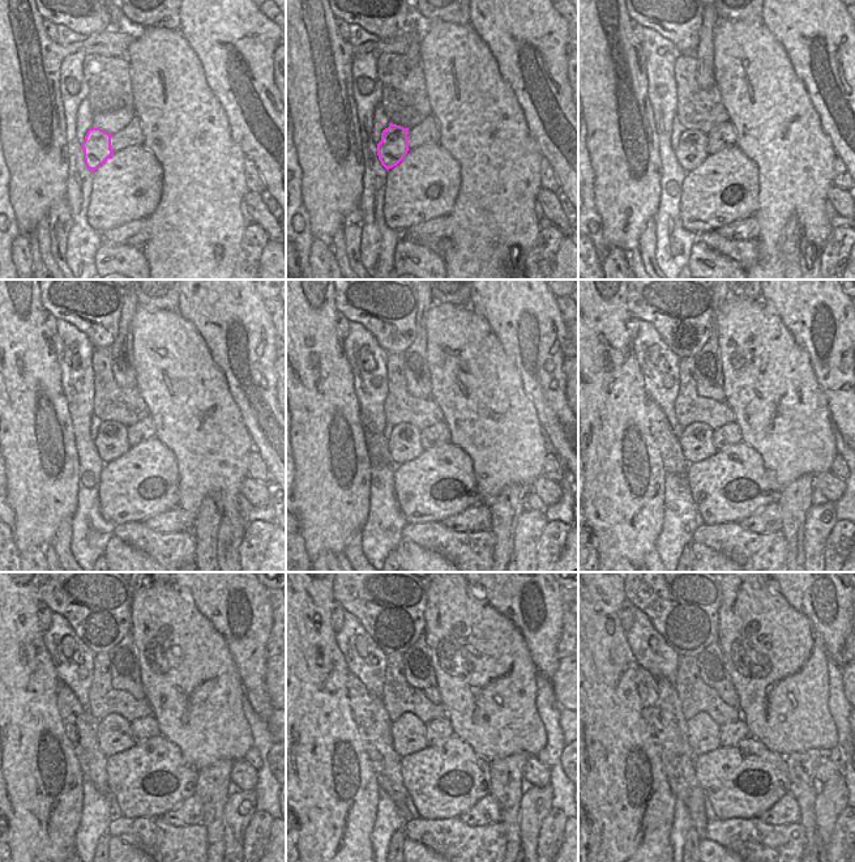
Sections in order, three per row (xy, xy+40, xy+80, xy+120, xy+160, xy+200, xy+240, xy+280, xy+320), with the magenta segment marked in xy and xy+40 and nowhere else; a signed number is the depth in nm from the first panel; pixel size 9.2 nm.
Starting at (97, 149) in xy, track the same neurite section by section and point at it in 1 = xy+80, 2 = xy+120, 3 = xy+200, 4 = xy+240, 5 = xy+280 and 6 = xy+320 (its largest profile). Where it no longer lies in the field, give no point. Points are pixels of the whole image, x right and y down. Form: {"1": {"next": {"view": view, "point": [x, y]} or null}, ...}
{"1": {"next": {"view": "xy+80", "point": [692, 150]}}, "2": {"next": {"view": "xy+120", "point": [111, 443]}}, "3": {"next": {"view": "xy+200", "point": [696, 443]}}, "4": {"next": {"view": "xy+240", "point": [112, 732]}}, "5": {"next": {"view": "xy+280", "point": [407, 732]}}, "6": {"next": {"view": "xy+320", "point": [701, 729]}}}

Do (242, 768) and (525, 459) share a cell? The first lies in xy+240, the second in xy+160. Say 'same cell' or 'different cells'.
different cells

